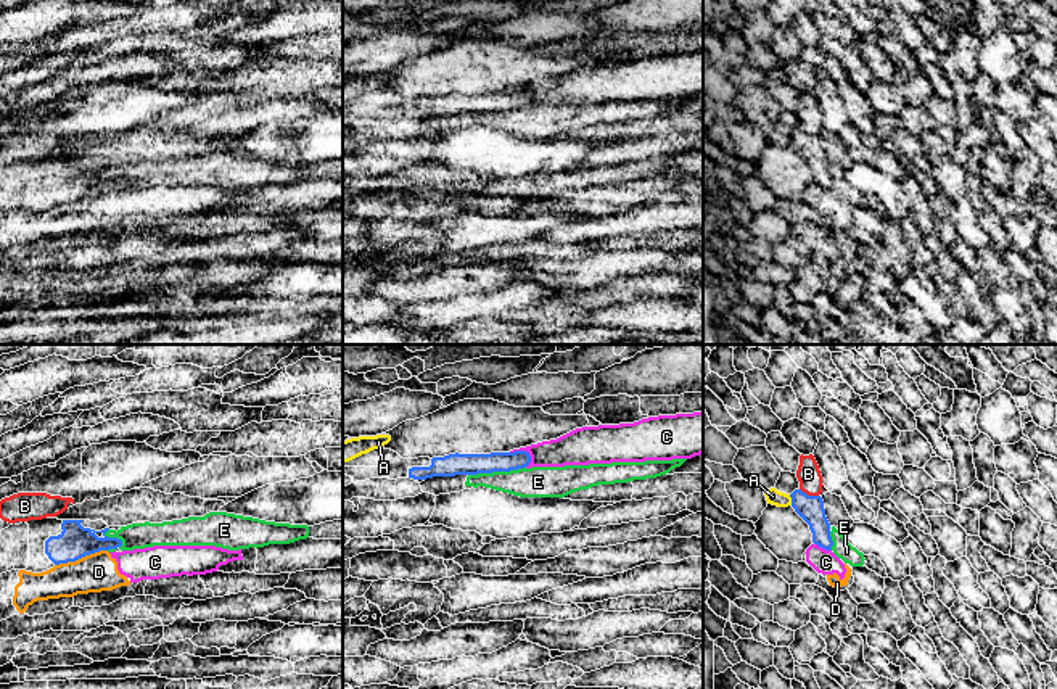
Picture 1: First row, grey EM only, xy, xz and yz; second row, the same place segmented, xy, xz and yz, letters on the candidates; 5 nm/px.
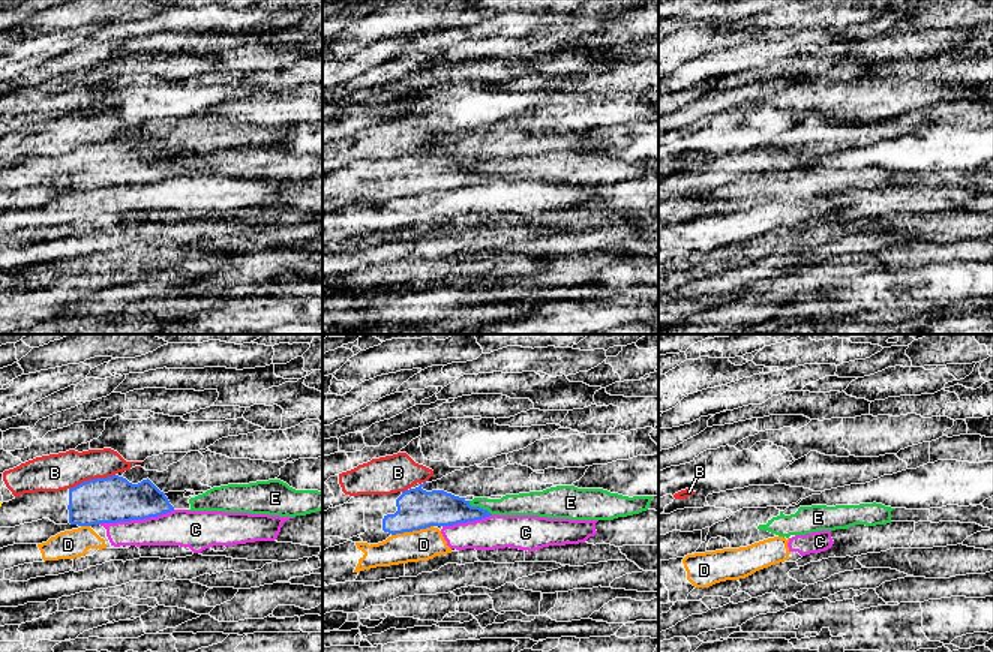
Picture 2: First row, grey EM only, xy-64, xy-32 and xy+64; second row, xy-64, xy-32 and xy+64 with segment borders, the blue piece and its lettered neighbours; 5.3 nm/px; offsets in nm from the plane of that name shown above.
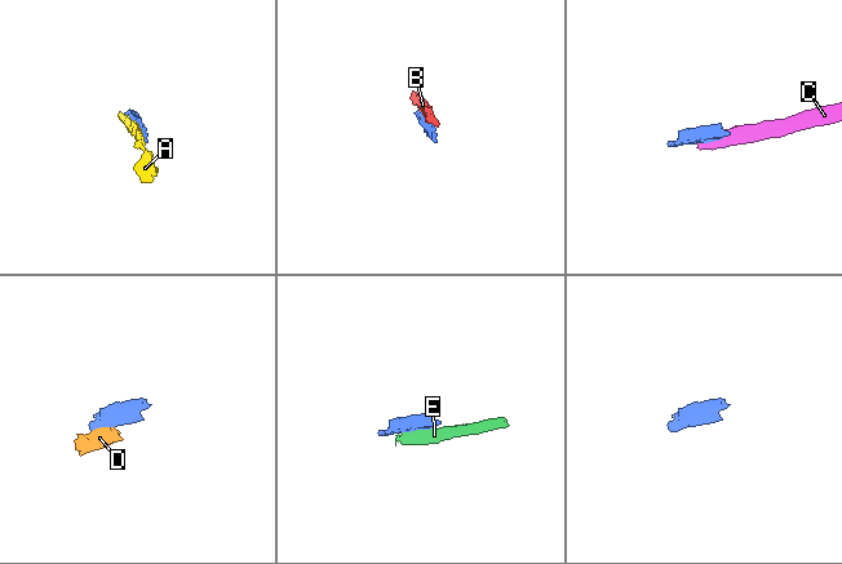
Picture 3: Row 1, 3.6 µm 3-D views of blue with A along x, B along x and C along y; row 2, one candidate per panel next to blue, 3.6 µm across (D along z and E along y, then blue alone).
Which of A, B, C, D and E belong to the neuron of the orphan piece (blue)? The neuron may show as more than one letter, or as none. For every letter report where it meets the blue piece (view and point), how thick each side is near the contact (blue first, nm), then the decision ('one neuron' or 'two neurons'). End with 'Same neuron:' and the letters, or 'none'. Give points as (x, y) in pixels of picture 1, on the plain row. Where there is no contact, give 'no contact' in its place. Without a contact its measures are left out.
A: contact yz (792, 139); calibres 130 and 80 nm; one neuron
B: contact yz (810, 136); calibres 130 and 120 nm; two neurons
C: contact xz (525, 90); calibres 100 and 170 nm; two neurons
D: contact xy (81, 197); calibres 160 and 190 nm; two neurons
E: contact xz (496, 110); calibres 110 and 160 nm; two neurons
Same neuron: A

